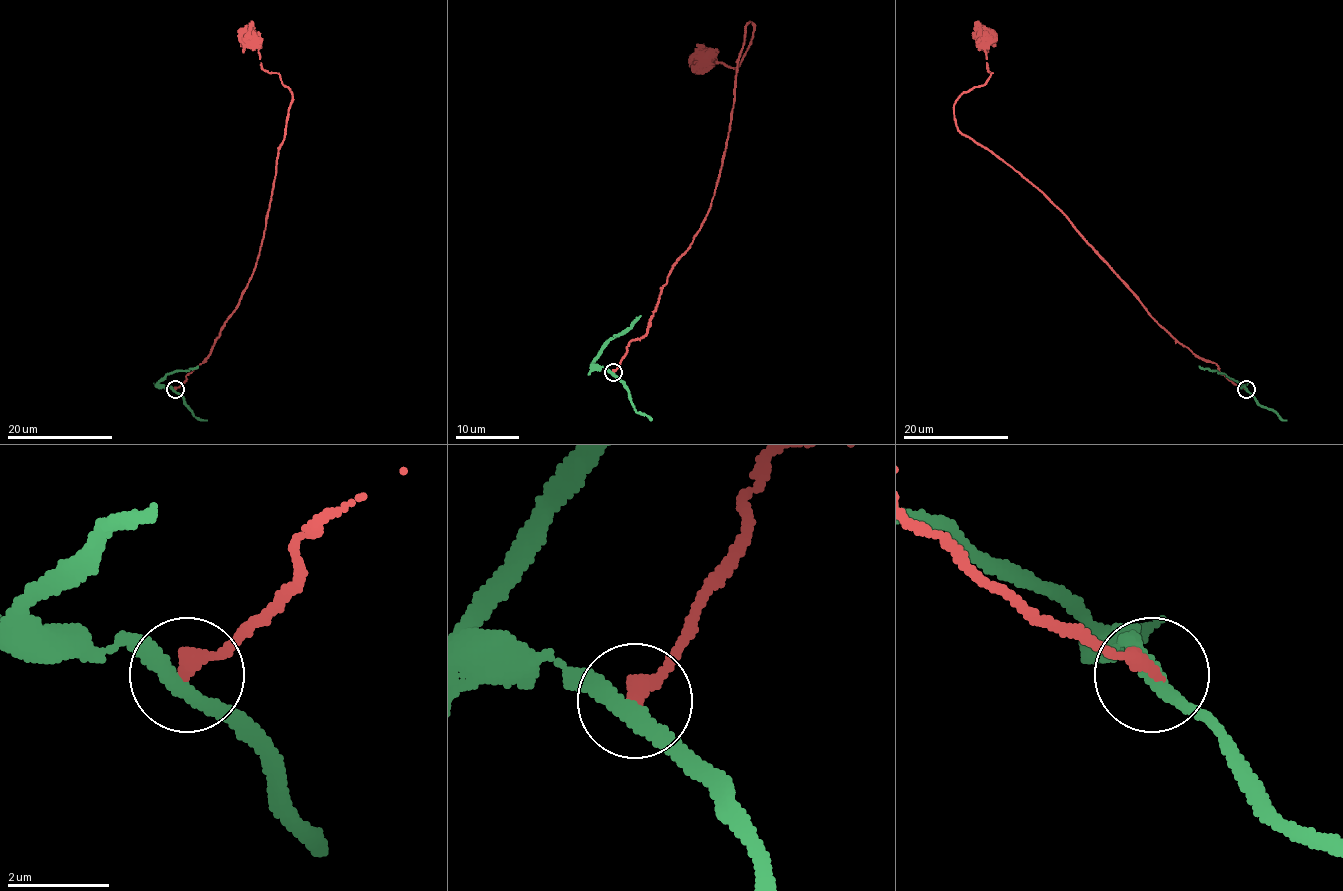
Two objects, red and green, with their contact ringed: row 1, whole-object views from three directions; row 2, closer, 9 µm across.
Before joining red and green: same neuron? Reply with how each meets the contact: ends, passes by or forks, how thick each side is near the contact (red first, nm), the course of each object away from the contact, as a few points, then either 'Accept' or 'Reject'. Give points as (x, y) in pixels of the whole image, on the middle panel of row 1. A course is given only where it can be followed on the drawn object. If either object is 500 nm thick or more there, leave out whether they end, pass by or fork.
At the ring red ends. At the ring green passes by. Thickness 320 nm (red) against 280 nm. Course of red: (612, 373), (646, 333), (671, 266), (706, 219), (736, 64), (753, 26), (736, 67), (701, 61). Course of green: (612, 373), (593, 363), (600, 350), (641, 316). Reject

